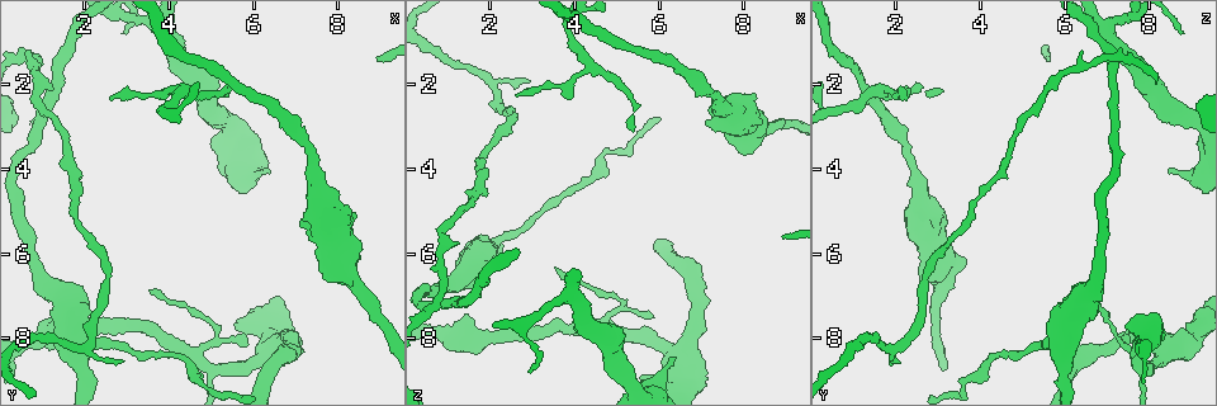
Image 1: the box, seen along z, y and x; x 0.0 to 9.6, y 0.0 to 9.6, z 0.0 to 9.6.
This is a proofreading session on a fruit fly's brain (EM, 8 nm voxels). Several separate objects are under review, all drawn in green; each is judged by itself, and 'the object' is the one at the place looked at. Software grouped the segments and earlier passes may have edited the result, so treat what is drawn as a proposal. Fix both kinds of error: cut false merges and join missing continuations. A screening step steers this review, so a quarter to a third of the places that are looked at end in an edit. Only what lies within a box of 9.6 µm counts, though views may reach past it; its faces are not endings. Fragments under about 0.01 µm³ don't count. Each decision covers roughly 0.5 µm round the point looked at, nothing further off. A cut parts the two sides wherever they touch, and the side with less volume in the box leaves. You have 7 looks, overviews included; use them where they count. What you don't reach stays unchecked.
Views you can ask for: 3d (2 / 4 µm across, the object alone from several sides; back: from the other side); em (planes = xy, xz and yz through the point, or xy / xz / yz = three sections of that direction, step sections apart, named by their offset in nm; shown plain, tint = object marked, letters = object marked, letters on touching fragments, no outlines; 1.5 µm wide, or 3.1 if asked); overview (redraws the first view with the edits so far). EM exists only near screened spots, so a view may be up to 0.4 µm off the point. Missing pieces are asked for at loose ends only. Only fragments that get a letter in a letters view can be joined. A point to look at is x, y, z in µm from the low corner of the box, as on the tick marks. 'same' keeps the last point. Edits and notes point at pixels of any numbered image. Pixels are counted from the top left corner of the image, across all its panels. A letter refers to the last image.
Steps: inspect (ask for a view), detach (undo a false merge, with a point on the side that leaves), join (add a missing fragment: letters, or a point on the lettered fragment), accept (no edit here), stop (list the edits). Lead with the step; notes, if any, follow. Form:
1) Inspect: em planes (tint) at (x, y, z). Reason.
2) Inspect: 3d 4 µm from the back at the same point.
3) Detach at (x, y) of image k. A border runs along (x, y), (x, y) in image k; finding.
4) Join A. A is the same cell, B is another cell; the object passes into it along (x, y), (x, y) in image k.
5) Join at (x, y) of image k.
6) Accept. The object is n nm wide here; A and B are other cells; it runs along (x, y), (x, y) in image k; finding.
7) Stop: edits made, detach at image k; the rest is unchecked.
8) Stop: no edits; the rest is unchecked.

Inspect: em planes (letters) at (3.55, 6.90, 6.35). Free end.

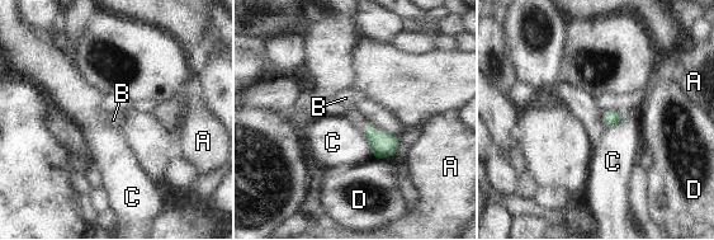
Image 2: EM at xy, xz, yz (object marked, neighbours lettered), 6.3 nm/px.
Join B. B is the same cell, A, C and D are other cells; it goes on there.

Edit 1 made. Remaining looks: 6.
Inspect: em planes (letters) at (5.45, 2.05, 2.60). Branch stops here.

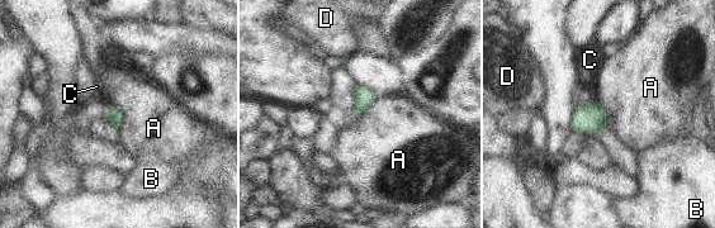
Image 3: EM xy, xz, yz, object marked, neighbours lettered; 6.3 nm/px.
Accept. A, B, C and D are other cells; a border runs along (606, 109), (601, 131), (572, 133) in image 3; no lettered fragment goes on from it.

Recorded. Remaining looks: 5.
Stop: edits made, join at image 2; the rest is unchecked.

